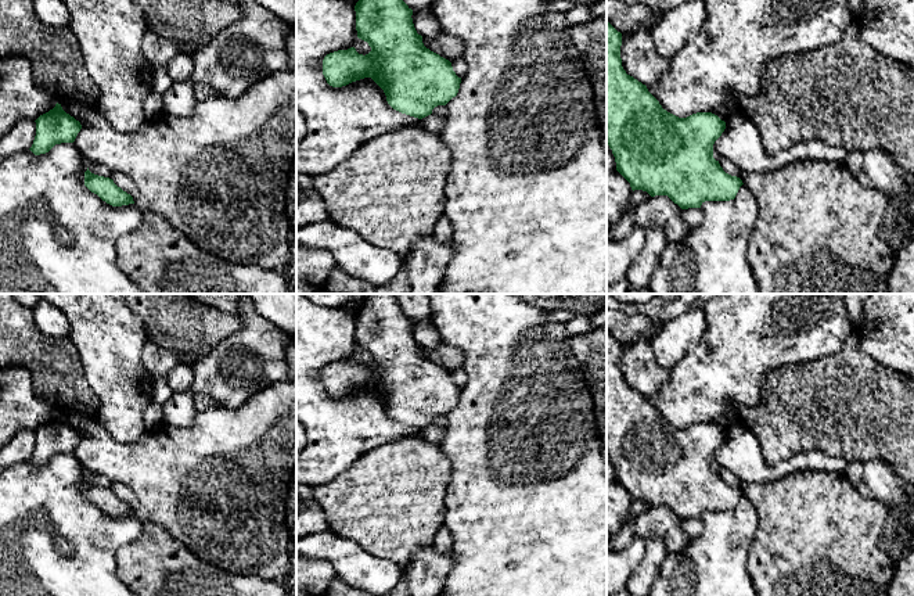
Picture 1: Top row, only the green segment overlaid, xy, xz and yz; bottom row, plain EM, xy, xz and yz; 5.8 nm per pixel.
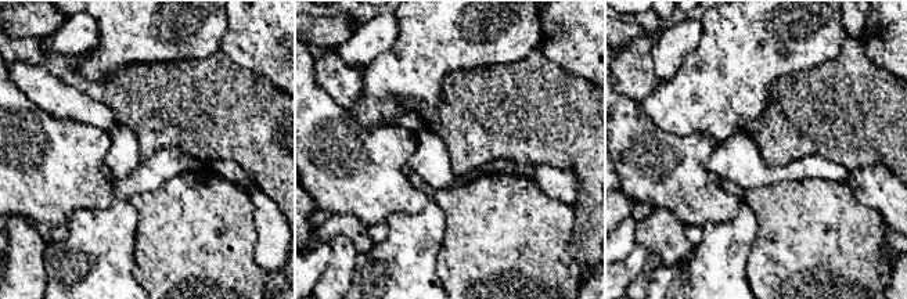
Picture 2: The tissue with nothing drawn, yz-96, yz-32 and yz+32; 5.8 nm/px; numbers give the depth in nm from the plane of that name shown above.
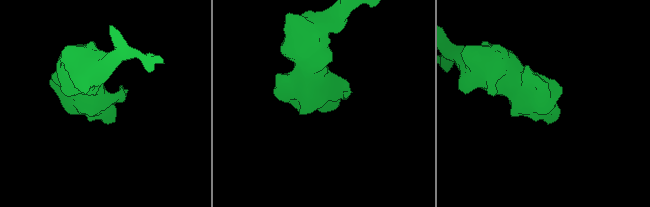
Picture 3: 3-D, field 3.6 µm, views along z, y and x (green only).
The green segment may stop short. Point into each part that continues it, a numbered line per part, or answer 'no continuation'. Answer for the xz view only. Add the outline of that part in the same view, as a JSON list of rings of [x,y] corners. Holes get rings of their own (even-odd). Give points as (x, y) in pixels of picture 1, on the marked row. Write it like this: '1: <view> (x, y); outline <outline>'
no continuation

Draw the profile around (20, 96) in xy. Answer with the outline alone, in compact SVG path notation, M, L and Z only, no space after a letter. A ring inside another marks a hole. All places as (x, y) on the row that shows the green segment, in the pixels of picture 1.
M22 55L0 58L0 140L22 118L36 121L55 104L54 96L33 80L28 58Z

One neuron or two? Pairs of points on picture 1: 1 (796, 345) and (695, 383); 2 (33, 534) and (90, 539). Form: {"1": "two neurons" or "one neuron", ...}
{"1": "one neuron", "2": "one neuron"}

